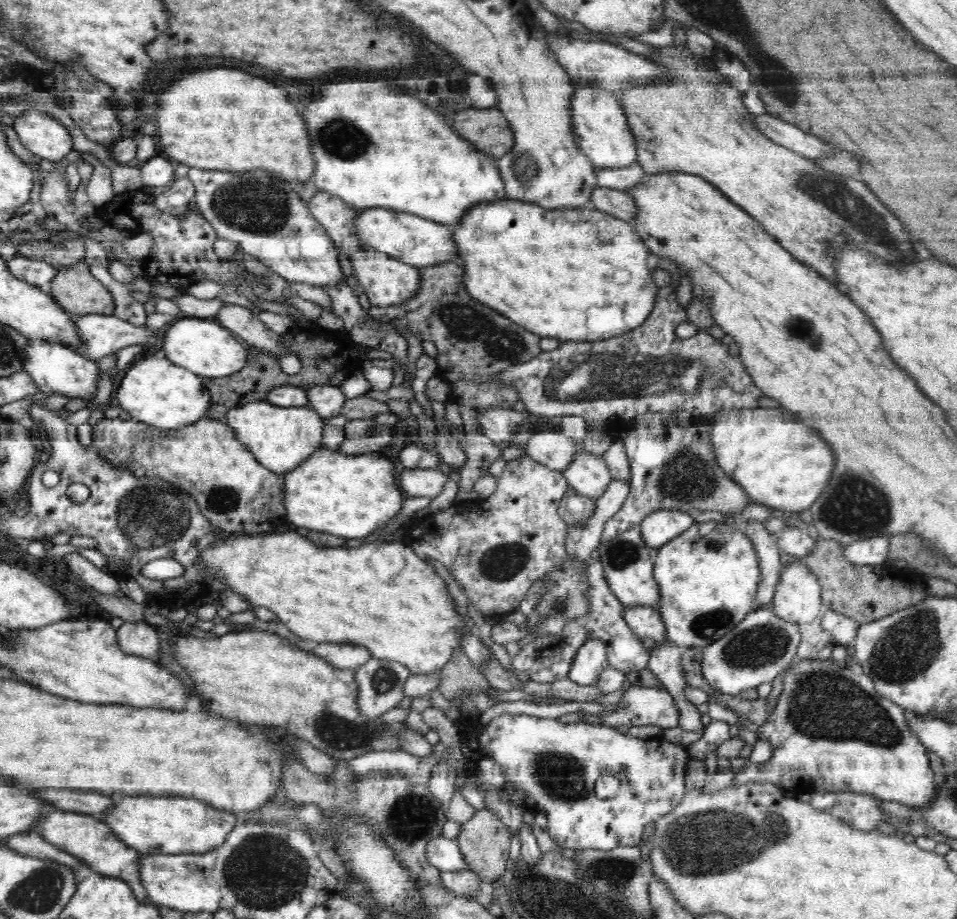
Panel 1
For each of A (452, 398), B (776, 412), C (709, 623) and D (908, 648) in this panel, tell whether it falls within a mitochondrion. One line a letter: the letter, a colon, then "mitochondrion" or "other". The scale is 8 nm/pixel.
A: other
B: other
C: mitochondrion
D: mitochondrion

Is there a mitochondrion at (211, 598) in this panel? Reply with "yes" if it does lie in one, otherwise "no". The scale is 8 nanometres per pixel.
no

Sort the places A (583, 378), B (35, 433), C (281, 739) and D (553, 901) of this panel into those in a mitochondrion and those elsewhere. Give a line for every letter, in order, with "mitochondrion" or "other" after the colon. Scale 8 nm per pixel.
A: mitochondrion
B: other
C: other
D: mitochondrion

